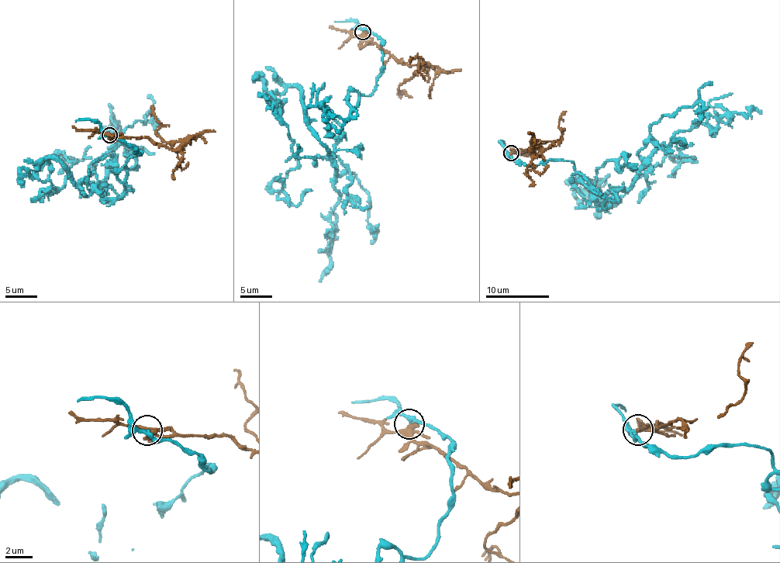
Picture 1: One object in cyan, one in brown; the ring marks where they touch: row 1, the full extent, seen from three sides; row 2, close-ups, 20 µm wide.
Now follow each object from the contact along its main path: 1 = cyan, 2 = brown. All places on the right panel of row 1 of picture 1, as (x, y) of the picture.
1: (510, 153), (527, 165), (570, 161), (597, 205), (578, 176), (618, 199), (667, 156), (695, 158), (676, 145)
2: (510, 153), (530, 148), (534, 156), (533, 147), (546, 149), (557, 141), (561, 134), (559, 119), (566, 111)

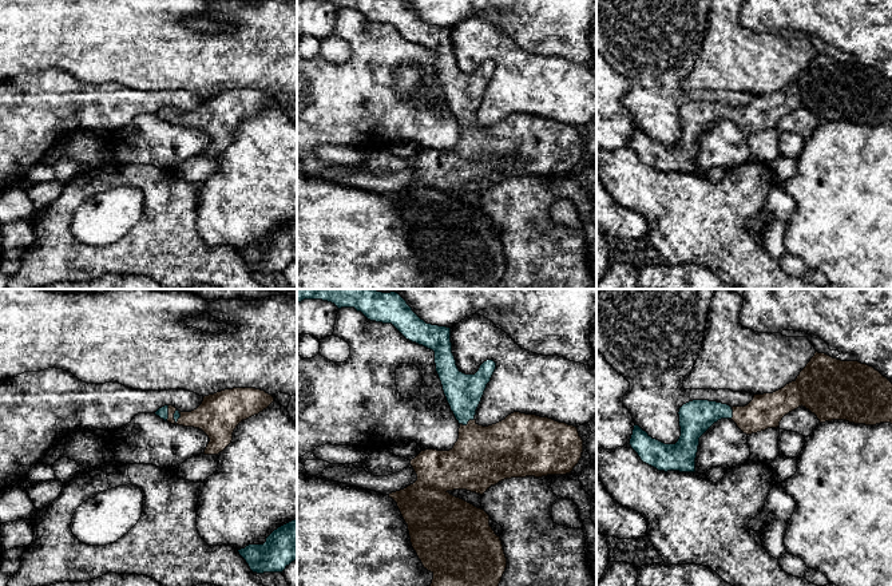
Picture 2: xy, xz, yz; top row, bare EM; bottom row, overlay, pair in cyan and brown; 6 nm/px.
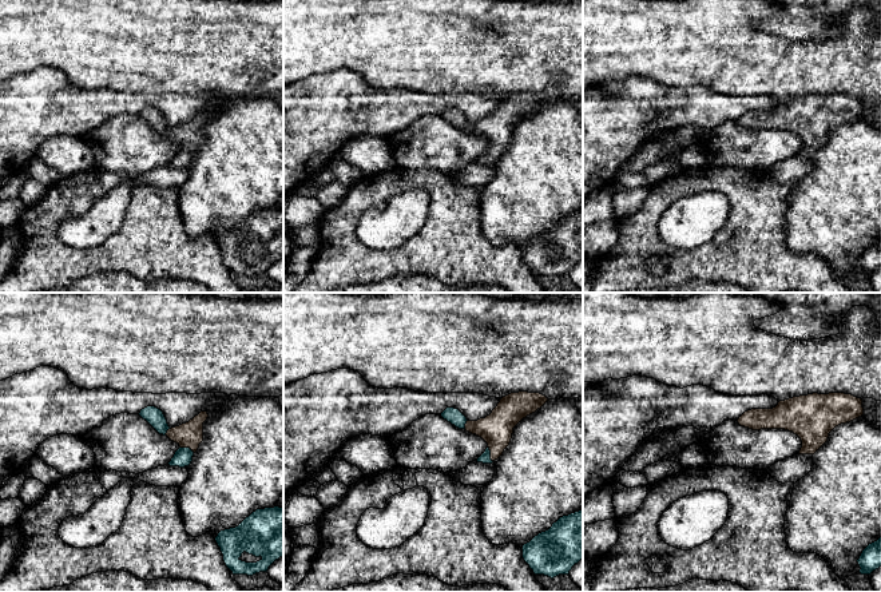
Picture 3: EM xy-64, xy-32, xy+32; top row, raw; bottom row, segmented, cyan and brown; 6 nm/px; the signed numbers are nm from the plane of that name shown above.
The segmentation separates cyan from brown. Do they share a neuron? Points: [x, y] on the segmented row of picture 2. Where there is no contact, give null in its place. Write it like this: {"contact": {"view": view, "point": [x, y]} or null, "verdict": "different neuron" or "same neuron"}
{"contact": {"view": "xy", "point": [167, 414]}, "verdict": "different neuron"}

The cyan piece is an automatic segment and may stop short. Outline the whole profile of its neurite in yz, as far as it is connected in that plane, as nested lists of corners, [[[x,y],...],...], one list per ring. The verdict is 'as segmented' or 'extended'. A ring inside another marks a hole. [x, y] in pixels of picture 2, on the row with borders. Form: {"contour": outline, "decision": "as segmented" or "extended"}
{"contour": [[[693,400],[683,404],[678,415],[681,436],[675,444],[653,439],[637,424],[629,444],[643,463],[658,471],[695,472],[699,437],[718,420],[732,419],[733,409],[717,401]]], "decision": "as segmented"}

